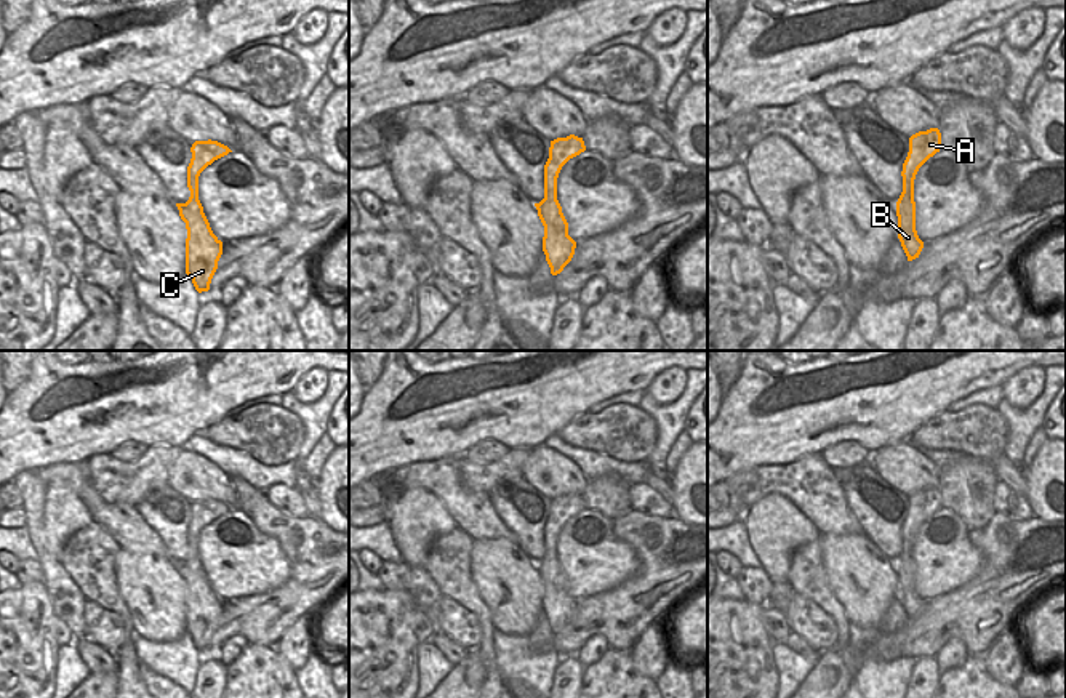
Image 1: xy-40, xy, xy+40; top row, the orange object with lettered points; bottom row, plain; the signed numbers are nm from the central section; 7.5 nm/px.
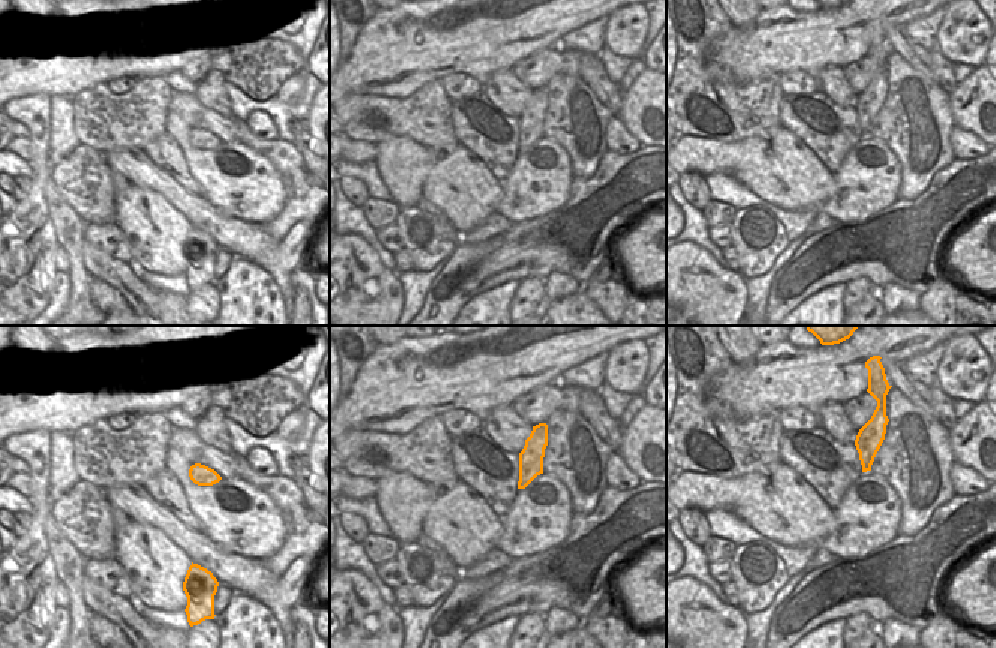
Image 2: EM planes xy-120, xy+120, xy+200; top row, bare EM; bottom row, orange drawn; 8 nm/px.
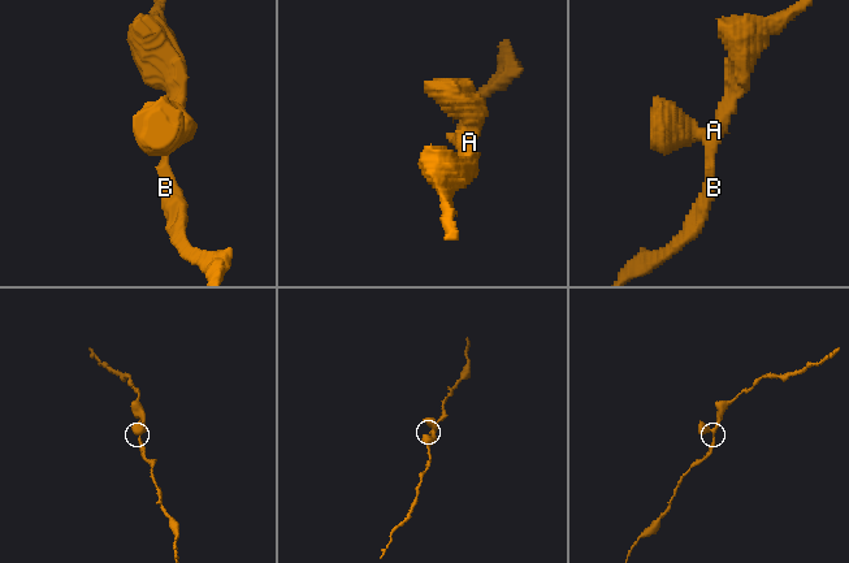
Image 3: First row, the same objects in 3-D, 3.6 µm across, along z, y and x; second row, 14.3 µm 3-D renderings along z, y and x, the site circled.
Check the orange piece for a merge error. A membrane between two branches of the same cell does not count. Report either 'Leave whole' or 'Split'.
Leave whole.

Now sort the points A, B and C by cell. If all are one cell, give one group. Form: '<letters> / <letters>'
A B C

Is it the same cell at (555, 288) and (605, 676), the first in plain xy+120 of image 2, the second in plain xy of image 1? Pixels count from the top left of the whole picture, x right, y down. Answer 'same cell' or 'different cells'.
different cells

